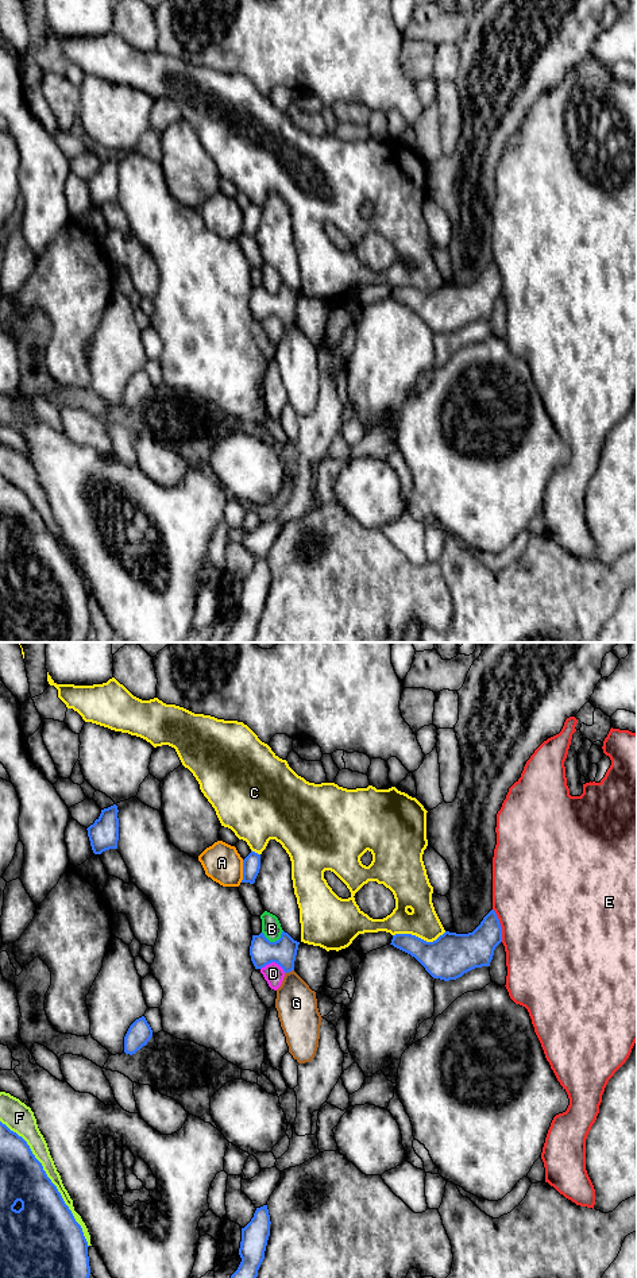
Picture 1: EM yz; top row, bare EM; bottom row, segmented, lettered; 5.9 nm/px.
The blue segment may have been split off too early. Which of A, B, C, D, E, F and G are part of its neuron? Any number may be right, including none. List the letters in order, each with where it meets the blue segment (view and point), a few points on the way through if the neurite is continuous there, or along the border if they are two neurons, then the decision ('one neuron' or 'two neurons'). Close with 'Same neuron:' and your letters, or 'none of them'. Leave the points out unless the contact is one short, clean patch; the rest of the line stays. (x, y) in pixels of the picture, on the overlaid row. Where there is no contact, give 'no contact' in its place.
A: contact yz (243, 871); two neurons
B: contact yz (273, 942); border yz (282, 930), (281, 935), (274, 941), (270, 941), (262, 931); two neurons
C: contact yz (419, 938); two neurons
D: contact yz (273, 961); two neurons
E: contact yz (500, 925); two neurons
F: contact yz (50, 1181); two neurons
G: contact yz (289, 970); two neurons
Same neuron: none of them

